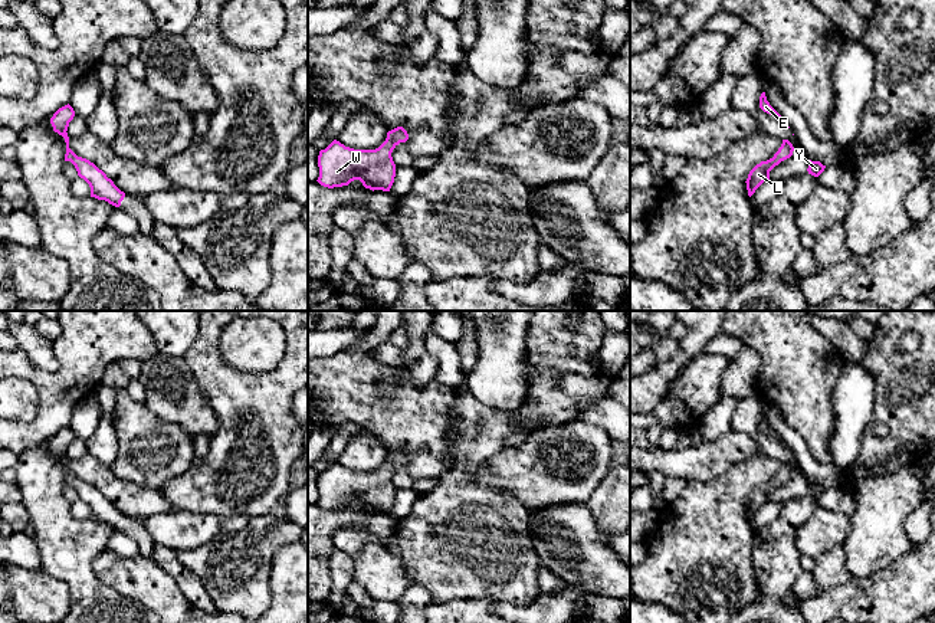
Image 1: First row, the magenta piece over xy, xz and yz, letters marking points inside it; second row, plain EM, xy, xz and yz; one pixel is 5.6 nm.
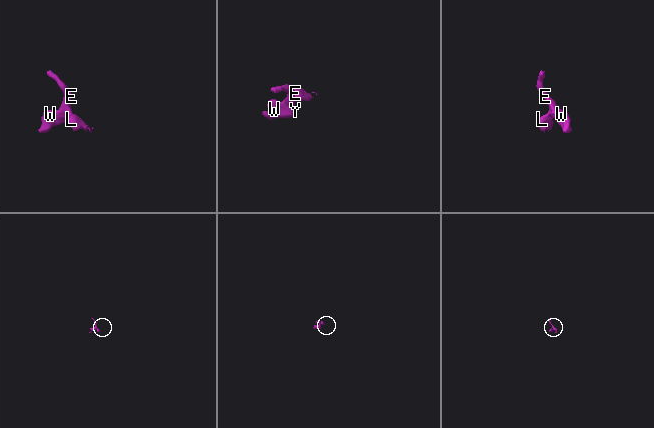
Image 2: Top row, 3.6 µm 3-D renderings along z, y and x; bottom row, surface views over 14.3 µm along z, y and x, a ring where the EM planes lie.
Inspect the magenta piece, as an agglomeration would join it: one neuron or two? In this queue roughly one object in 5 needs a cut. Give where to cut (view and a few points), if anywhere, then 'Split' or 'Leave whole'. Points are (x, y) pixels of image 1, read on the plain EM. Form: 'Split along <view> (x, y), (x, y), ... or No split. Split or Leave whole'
No split. Leave whole

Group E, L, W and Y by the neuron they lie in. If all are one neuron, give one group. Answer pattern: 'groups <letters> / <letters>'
groups E L W Y

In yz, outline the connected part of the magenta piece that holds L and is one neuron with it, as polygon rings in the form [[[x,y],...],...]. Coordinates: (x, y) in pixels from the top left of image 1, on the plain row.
[[[783,462],[781,469],[774,476],[772,481],[767,483],[761,483],[757,486],[748,496],[747,501],[747,512],[748,518],[751,519],[755,512],[767,502],[770,502],[770,494],[778,488],[781,483],[790,481],[793,478],[794,469],[788,462]]]

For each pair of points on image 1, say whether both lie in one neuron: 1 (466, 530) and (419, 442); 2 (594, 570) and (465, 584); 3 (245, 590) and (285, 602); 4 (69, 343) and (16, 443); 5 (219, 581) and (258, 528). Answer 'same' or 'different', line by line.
1: different
2: different
3: different
4: same
5: same

